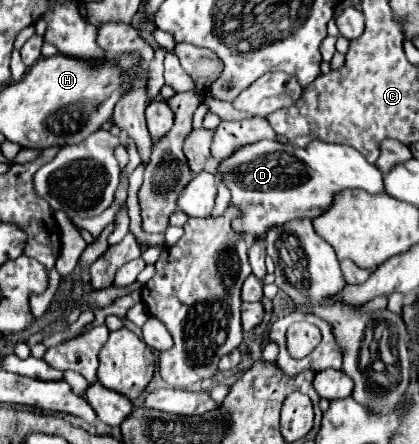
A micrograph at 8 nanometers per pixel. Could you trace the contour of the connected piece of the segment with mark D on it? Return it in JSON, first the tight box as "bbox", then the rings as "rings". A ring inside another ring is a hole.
{"bbox":[220,140,382,240],"rings":[[[260,140],[236,148],[228,158],[220,160],[220,180],[230,190],[230,206],[240,210],[240,216],[232,220],[232,228],[238,236],[252,236],[260,240],[270,228],[284,226],[296,218],[316,218],[328,204],[332,204],[334,192],[346,188],[360,188],[370,194],[382,192],[382,172],[368,164],[354,148],[326,144],[320,140],[310,142],[306,148],[282,144],[278,140]]]}

